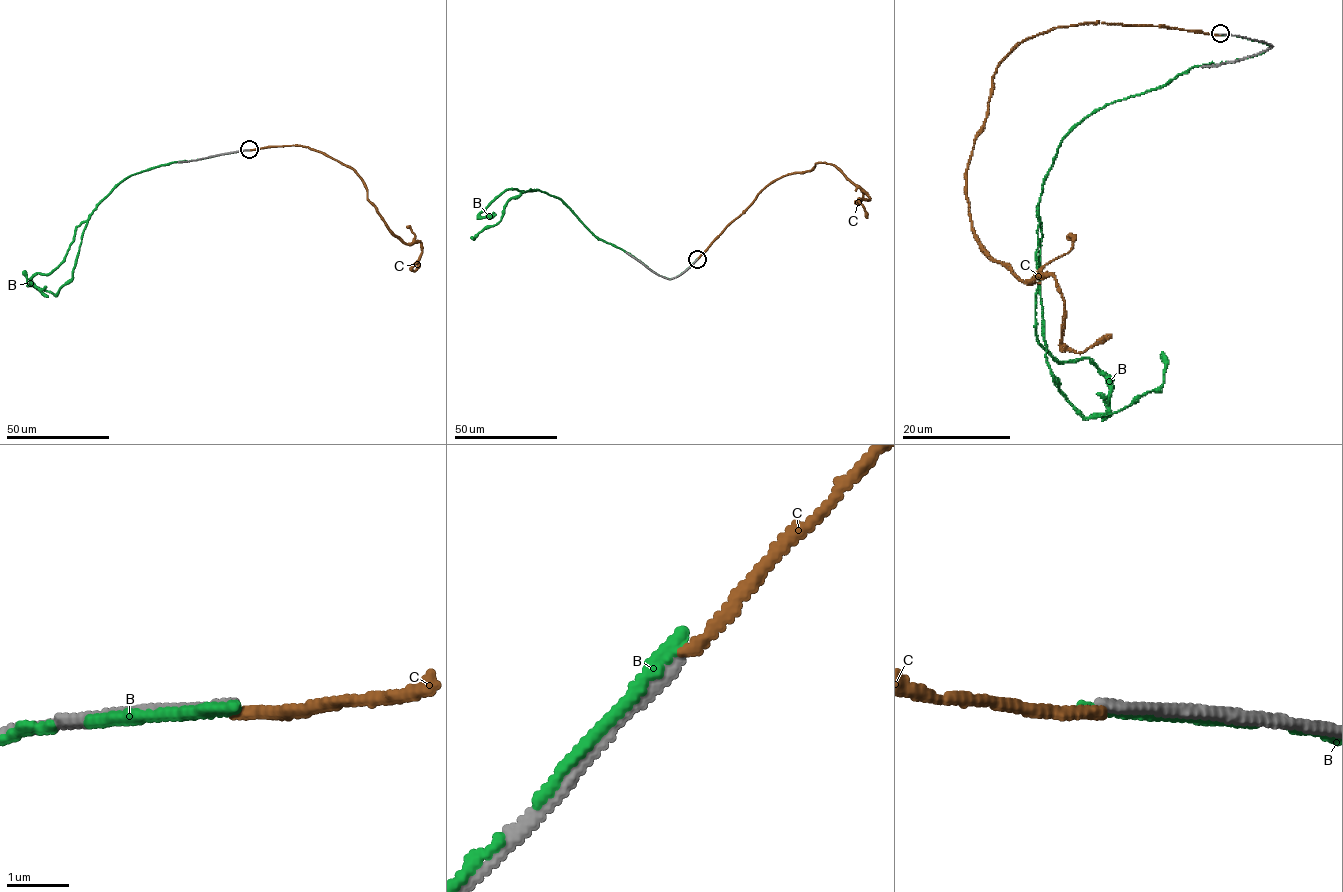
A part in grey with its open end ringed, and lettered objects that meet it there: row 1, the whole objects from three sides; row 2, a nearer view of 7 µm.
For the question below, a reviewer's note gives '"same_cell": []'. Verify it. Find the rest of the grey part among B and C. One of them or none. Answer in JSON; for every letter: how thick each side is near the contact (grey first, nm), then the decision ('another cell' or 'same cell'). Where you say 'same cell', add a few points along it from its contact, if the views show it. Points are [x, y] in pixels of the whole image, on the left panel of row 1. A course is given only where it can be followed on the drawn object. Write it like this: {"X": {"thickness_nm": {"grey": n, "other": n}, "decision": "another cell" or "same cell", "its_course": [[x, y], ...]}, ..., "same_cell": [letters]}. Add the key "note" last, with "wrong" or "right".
{"B": {"thickness_nm": {"grey": 200, "other": 240}, "decision": "another cell"}, "C": {"thickness_nm": {"grey": 200, "other": 170}, "decision": "another cell"}, "same_cell": [], "note": "right"}

